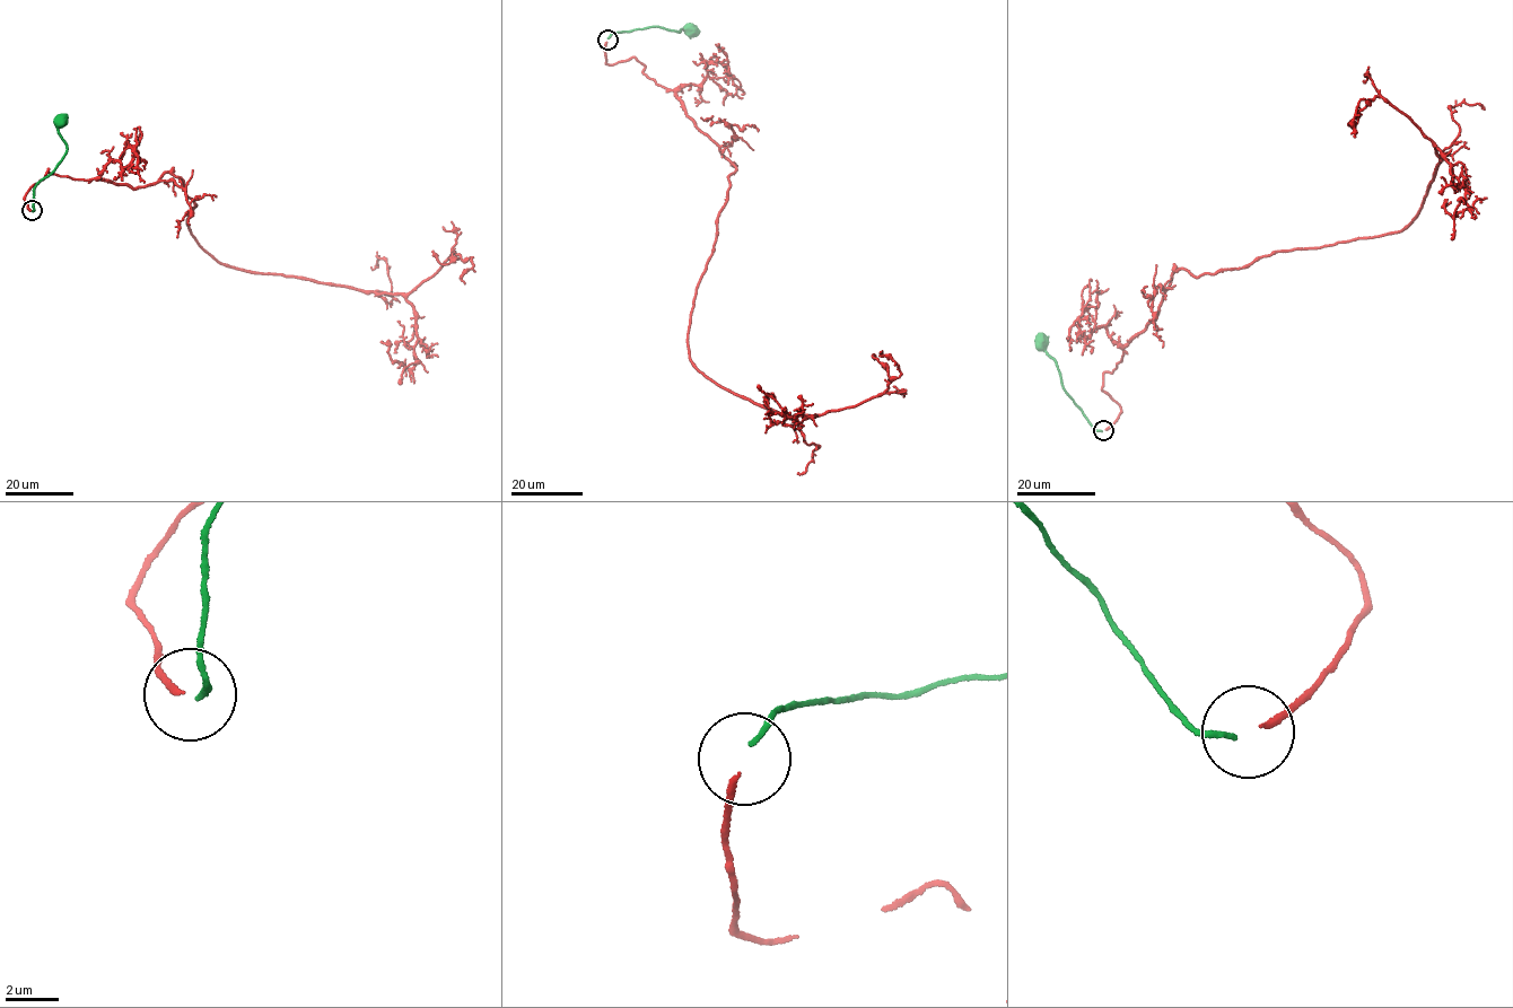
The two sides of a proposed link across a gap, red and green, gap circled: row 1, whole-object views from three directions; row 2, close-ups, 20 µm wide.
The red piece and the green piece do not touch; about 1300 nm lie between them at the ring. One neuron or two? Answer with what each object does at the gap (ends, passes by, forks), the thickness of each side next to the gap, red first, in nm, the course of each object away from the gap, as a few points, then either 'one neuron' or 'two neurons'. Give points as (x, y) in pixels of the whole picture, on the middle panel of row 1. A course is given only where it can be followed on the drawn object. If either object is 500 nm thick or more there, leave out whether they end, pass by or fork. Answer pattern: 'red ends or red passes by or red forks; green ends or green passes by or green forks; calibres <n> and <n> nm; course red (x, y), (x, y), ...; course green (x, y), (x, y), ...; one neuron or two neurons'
red ends; green ends; calibres 220 and 190 nm; course red (606, 42), (735, 168), (694, 368), (793, 418), (886, 391), (880, 351); course green (609, 38), (612, 33), (650, 26), (690, 32); one neuron

